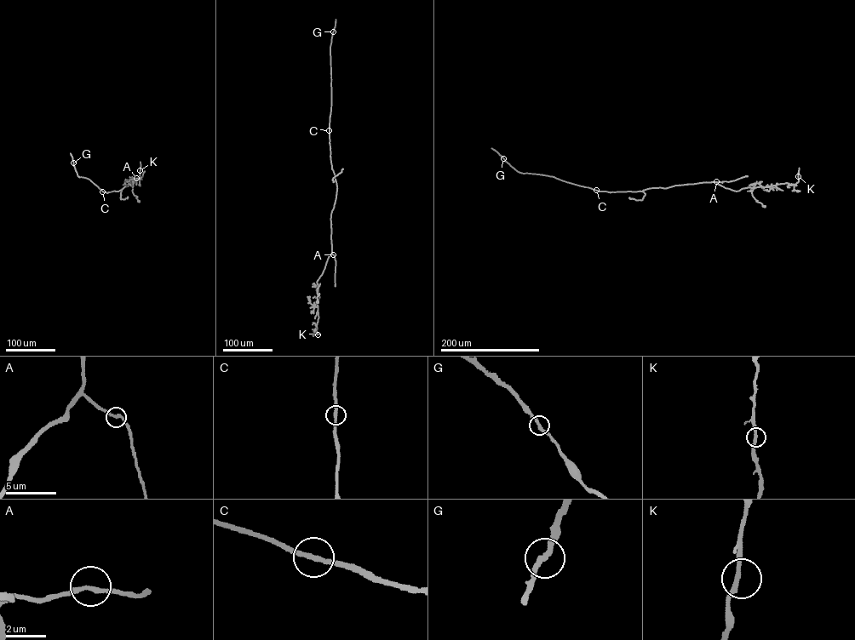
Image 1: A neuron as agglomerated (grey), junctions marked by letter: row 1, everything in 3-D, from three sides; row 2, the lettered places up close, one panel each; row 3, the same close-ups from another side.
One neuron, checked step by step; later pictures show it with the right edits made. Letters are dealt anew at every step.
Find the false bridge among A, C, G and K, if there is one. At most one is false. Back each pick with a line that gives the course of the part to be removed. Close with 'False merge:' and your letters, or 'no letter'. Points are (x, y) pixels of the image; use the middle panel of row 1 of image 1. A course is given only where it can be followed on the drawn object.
False merge: no letter

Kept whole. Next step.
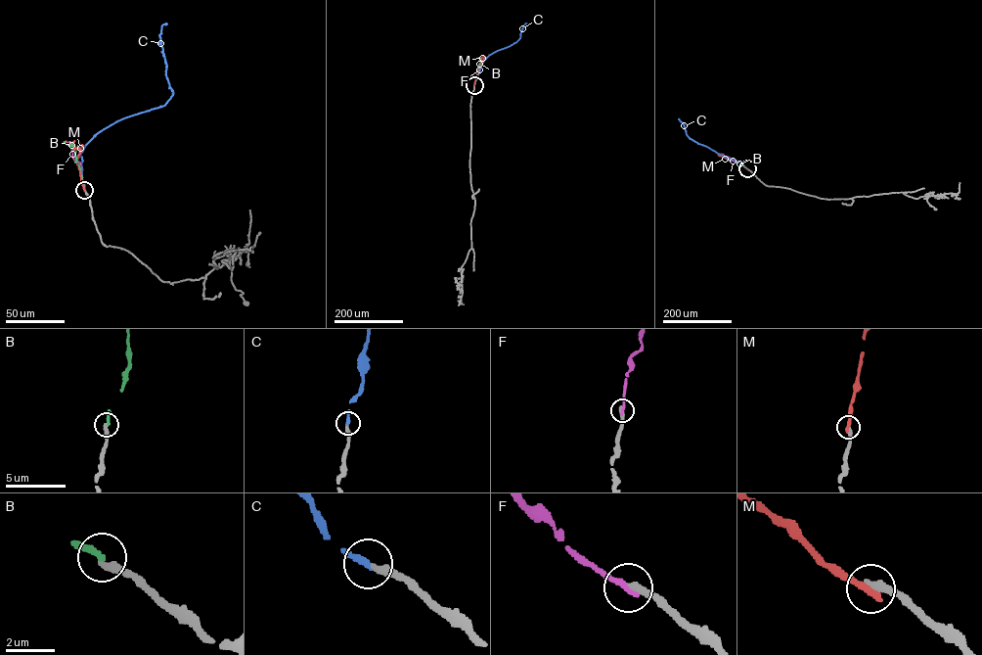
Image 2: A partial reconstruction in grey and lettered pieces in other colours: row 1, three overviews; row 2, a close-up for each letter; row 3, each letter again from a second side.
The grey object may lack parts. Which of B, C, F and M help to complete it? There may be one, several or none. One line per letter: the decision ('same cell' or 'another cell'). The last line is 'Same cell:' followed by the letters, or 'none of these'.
B: another cell
C: same cell
F: another cell
M: another cell
Same cell: C

